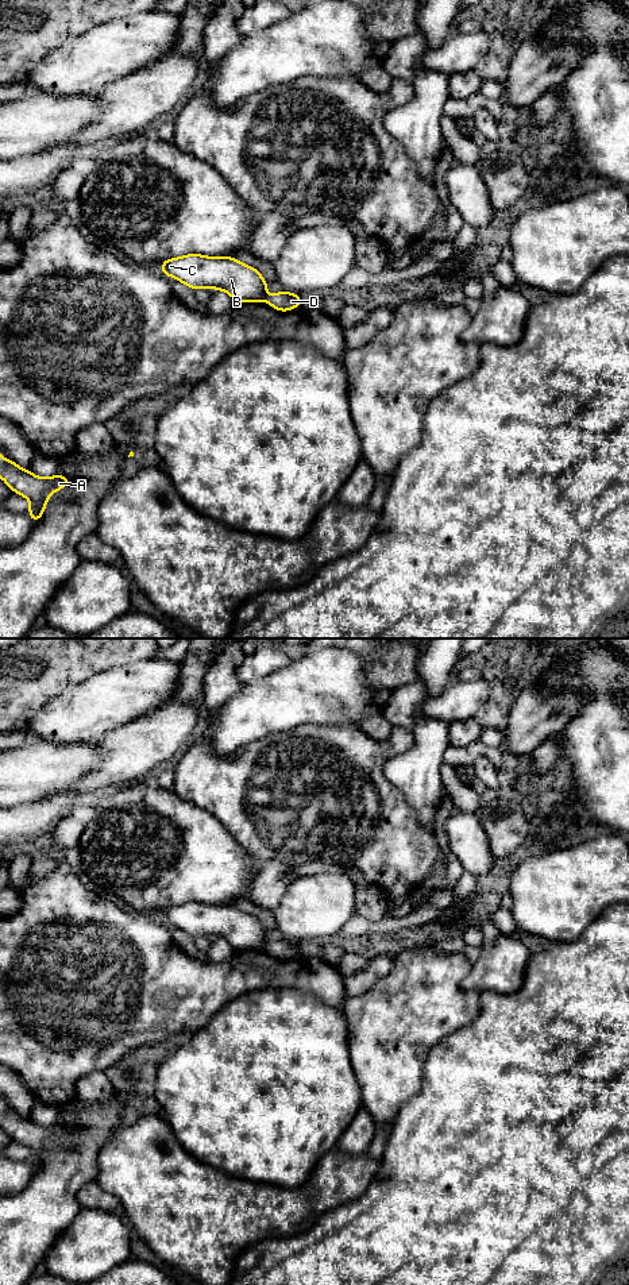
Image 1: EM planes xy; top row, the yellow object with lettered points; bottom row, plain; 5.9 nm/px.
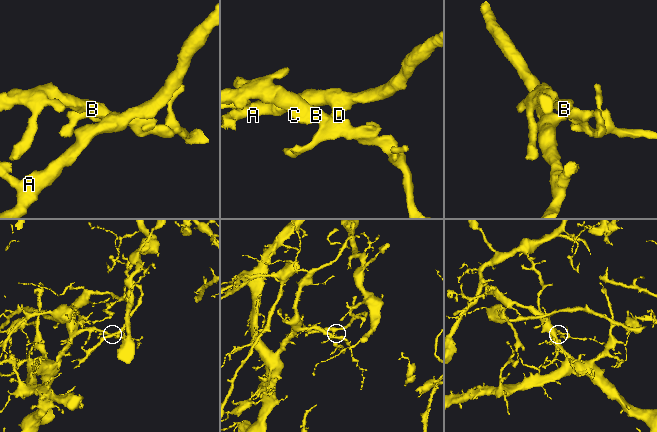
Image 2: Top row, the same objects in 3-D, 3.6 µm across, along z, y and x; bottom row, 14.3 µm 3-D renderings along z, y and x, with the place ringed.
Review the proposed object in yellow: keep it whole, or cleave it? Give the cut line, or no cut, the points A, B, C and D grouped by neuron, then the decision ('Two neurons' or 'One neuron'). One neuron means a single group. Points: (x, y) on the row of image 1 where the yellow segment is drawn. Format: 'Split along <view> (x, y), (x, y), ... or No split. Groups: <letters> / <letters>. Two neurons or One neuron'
Split along xy (269, 296), (266, 301). Groups: A D / B C. Two neurons

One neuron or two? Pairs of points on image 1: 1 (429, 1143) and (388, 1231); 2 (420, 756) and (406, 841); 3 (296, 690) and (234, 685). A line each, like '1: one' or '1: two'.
1: one
2: two
3: two

